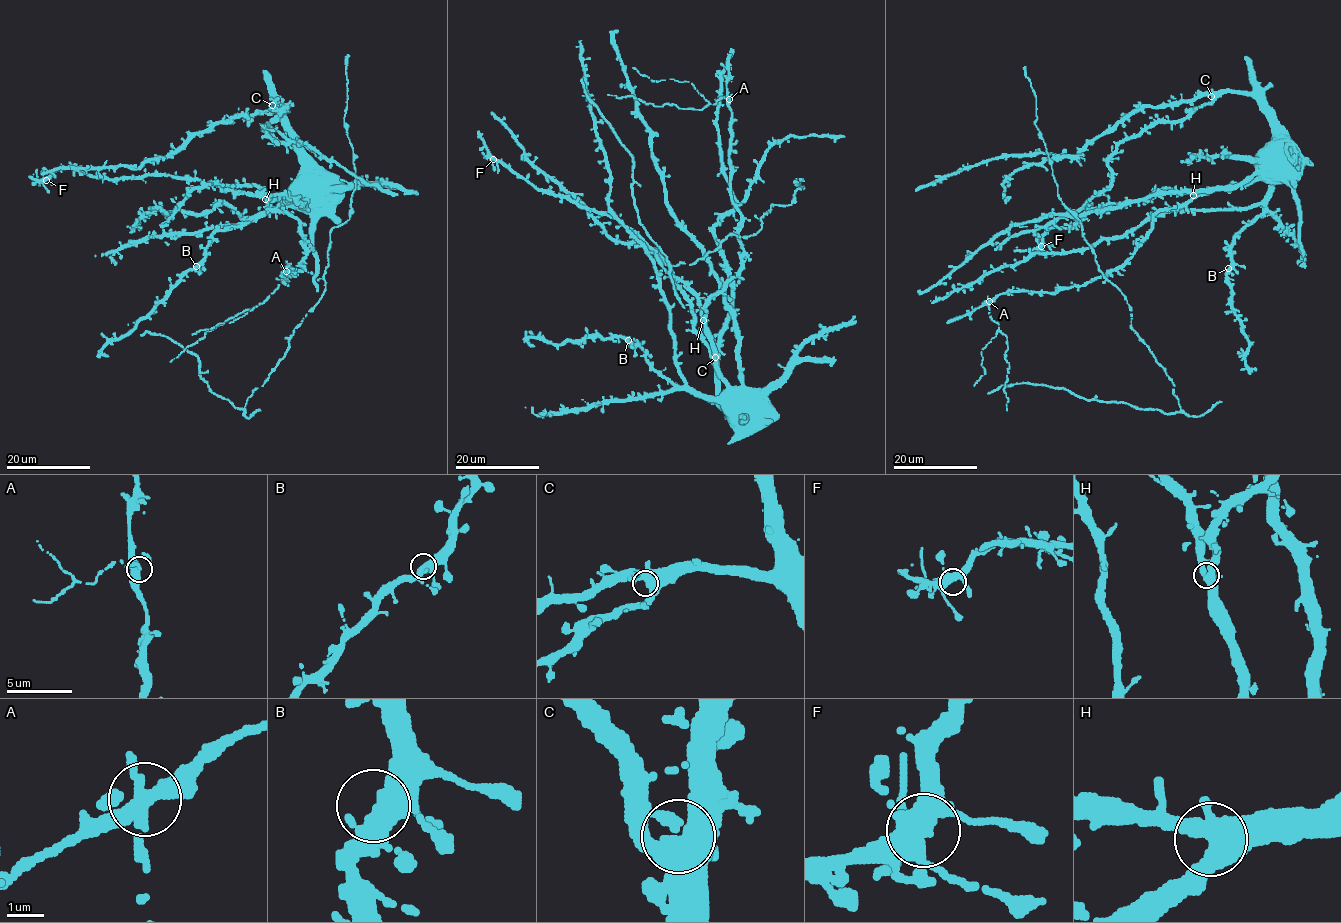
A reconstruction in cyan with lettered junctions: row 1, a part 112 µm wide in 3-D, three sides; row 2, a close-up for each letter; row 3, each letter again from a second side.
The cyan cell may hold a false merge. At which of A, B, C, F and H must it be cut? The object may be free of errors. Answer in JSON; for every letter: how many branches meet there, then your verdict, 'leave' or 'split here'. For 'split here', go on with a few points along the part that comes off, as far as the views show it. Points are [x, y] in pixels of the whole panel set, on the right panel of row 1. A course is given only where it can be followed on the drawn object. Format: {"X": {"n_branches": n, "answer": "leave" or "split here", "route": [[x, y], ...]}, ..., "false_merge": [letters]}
{"A": {"n_branches": 4, "answer": "split here", "route": [[989, 301], [990, 317], [1007, 337], [1005, 354], [1009, 364], [1003, 388], [1008, 399], [1007, 410]]}, "B": {"n_branches": 4, "answer": "leave"}, "C": {"n_branches": 3, "answer": "leave"}, "F": {"n_branches": 4, "answer": "leave"}, "H": {"n_branches": 4, "answer": "leave"}, "false_merge": ["A"]}

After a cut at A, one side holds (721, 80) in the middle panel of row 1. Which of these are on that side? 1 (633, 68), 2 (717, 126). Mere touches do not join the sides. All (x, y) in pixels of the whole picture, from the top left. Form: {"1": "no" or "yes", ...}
{"1": "no", "2": "yes"}

